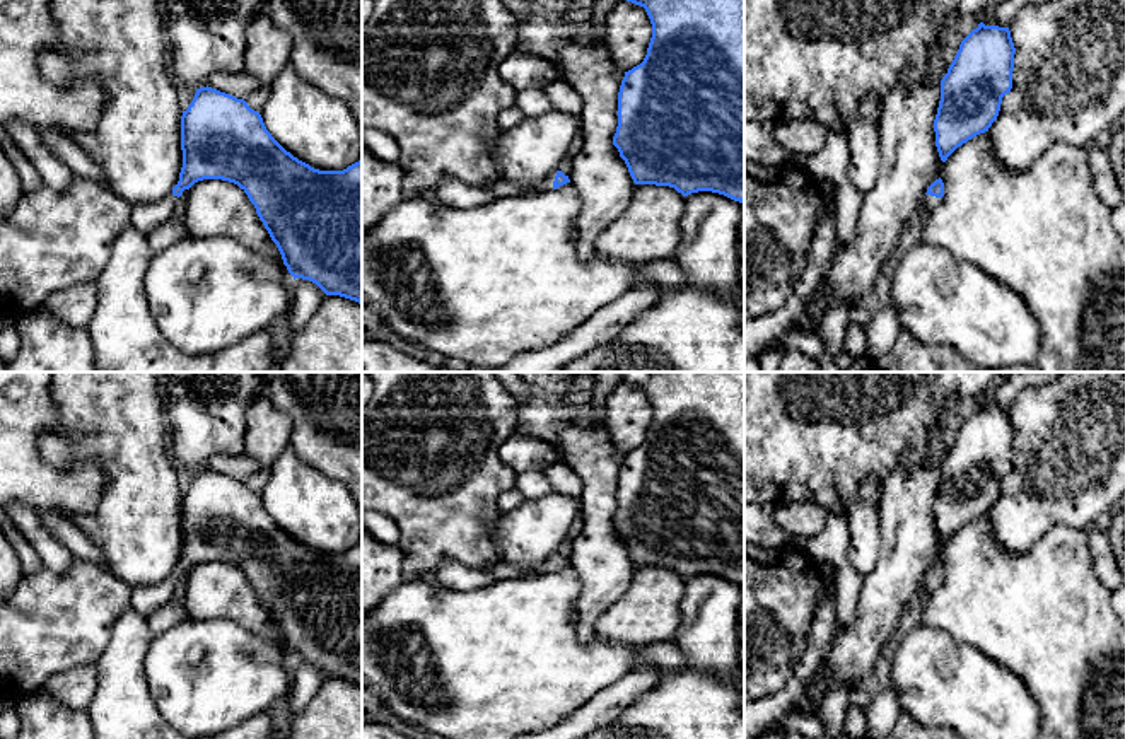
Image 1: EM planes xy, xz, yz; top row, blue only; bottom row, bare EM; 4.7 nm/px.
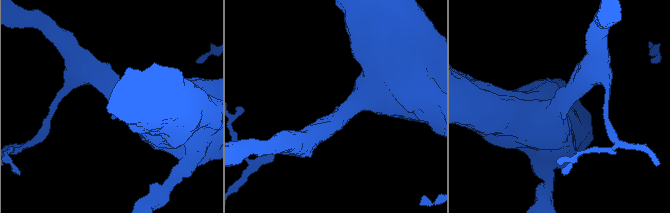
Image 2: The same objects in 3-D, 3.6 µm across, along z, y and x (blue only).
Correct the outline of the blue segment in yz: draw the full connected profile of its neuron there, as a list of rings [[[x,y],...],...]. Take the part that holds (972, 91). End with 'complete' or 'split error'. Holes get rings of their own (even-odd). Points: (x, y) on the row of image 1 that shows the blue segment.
[[[978,24],[941,80],[934,119],[936,147],[942,162],[973,137],[988,131],[1002,97],[1012,89],[1014,43],[1009,27]]] | complete

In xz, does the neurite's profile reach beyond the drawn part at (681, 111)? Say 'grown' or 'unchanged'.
unchanged

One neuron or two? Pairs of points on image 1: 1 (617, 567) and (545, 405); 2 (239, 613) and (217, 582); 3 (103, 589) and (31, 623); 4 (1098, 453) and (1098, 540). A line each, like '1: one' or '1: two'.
1: one
2: one
3: one
4: two

